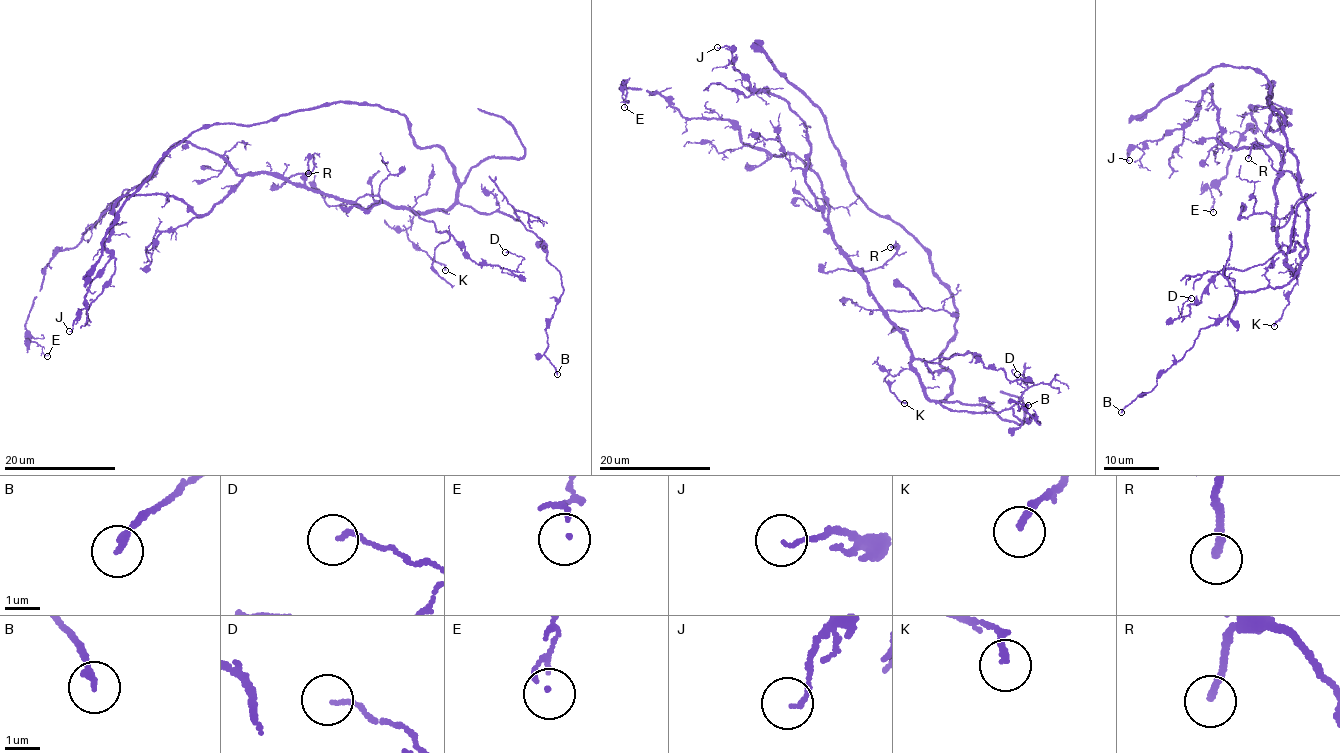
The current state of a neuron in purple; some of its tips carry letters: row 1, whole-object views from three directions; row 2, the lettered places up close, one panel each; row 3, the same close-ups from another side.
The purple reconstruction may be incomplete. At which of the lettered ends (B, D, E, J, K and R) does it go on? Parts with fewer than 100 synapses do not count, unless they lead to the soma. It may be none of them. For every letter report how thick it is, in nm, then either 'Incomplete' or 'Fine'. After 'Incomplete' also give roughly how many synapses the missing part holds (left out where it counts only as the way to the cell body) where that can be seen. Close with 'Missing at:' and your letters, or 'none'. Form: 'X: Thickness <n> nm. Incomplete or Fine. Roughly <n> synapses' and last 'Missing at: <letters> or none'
B: Thickness 160 nm. Fine
D: Thickness 100 nm. Fine
E: Thickness 90 nm. Fine
J: Thickness 90 nm. Fine
K: Thickness 180 nm. Fine
R: Thickness 190 nm. Fine
Missing at: none

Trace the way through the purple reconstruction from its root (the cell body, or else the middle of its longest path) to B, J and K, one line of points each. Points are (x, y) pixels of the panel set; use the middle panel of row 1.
B: (918, 378), (929, 398), (955, 411), (1012, 408), (1038, 425), (1018, 411), (1019, 402), (1028, 405)
J: (918, 378), (902, 333), (838, 252), (806, 182), (804, 124), (768, 89), (749, 90), (731, 50), (717, 47)
K: (918, 378), (907, 368), (884, 379), (889, 383), (891, 392), (904, 403)

